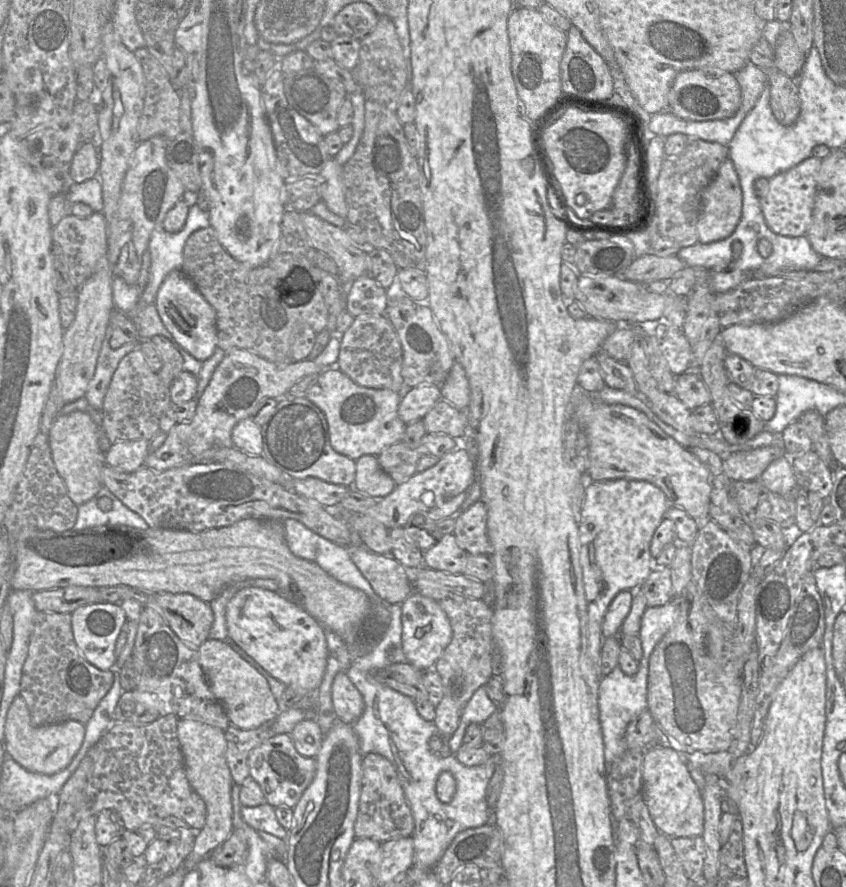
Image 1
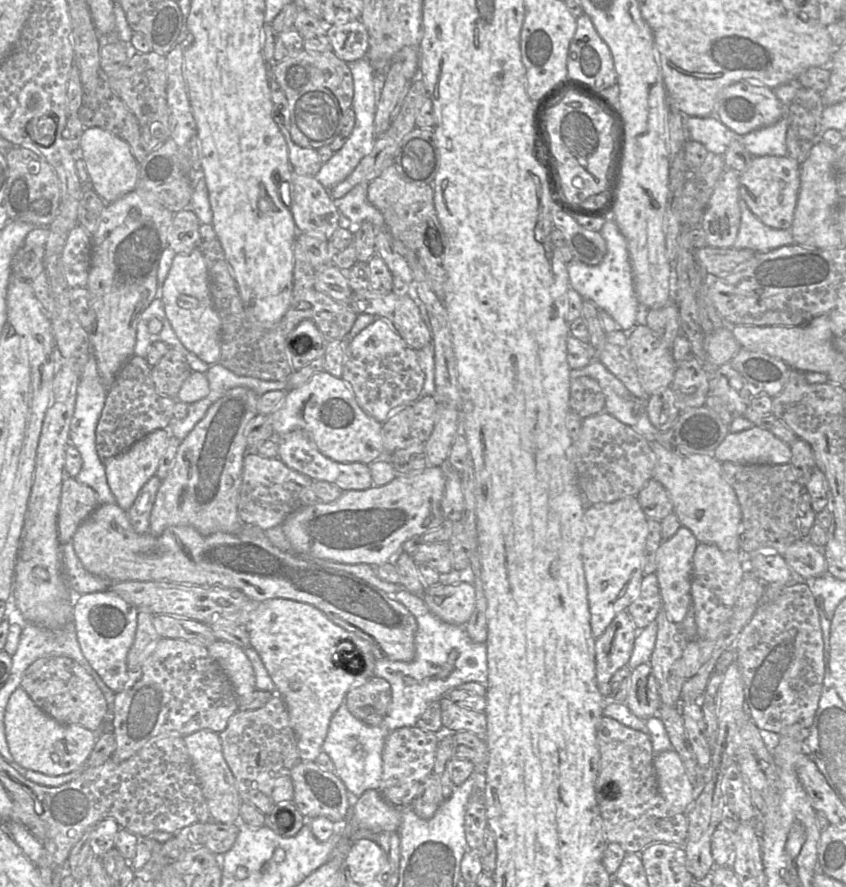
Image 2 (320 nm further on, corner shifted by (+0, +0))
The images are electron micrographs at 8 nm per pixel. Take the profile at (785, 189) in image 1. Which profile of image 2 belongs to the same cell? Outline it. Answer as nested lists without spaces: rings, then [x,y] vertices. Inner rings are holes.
[[[787,155],[753,157],[749,167],[739,174],[740,197],[751,212],[771,228],[790,230],[799,190],[800,164]]]

